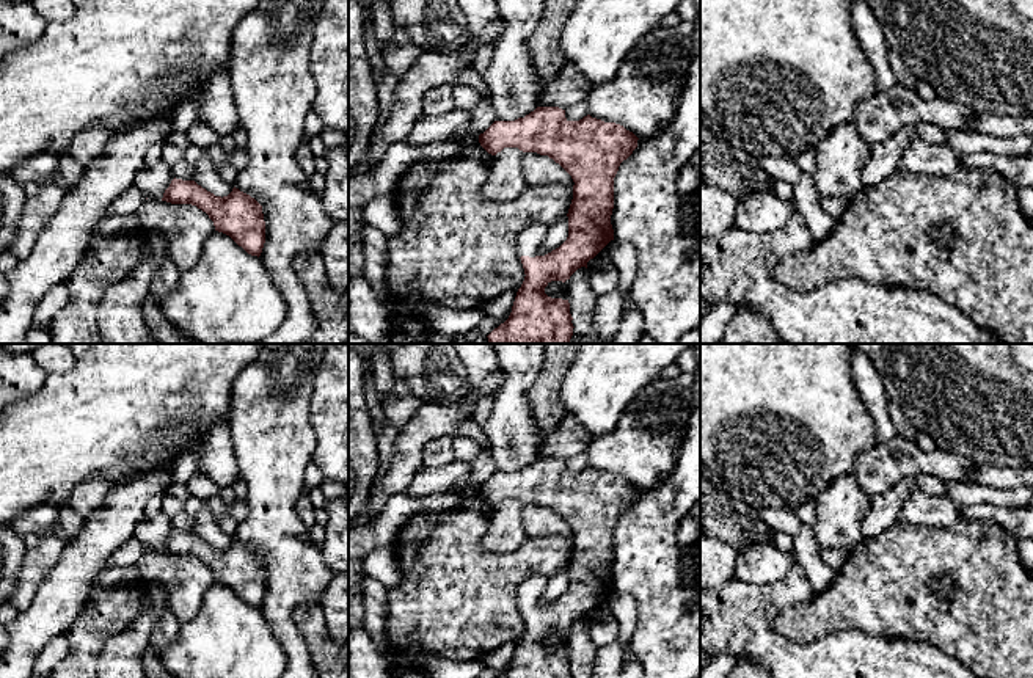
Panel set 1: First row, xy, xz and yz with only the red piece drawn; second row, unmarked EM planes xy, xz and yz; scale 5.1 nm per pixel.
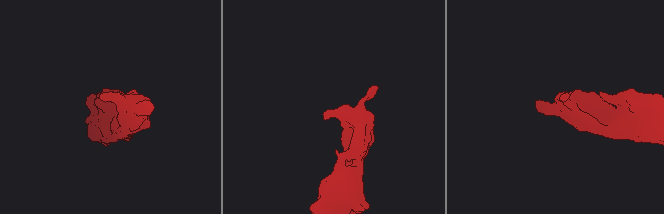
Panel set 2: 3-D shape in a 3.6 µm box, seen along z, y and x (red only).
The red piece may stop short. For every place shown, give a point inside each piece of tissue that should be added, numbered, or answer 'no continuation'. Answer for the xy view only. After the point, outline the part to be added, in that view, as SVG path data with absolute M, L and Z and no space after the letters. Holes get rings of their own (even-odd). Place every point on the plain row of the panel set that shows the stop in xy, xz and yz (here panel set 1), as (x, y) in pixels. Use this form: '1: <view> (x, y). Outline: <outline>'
no continuation

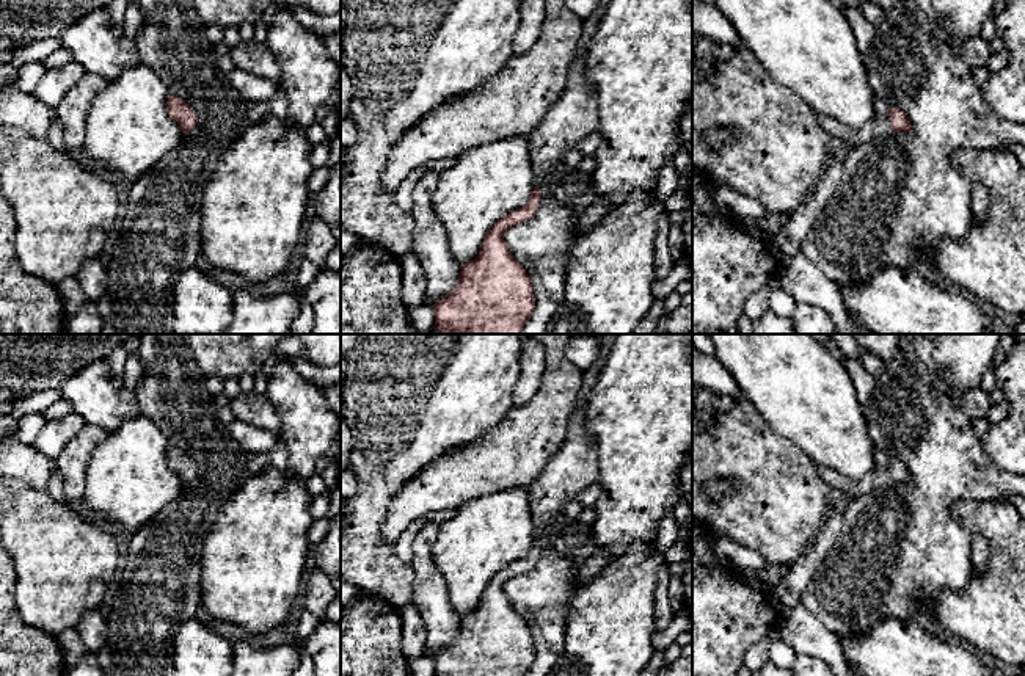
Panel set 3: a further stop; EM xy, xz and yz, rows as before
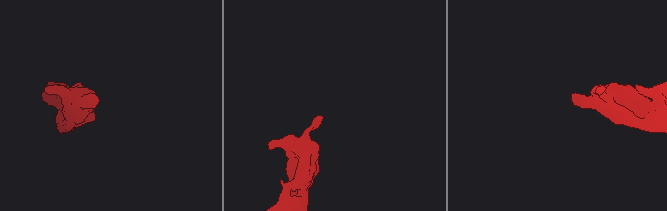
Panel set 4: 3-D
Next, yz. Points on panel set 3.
1: yz (879, 479). Outline: M876 450L876 467L871 474L859 478L849 480L846 475L829 469L816 466L819 478L827 483L833 491L843 491L854 499L865 496L871 491L884 489L893 485L893 478L888 471L890 455L882 450Z

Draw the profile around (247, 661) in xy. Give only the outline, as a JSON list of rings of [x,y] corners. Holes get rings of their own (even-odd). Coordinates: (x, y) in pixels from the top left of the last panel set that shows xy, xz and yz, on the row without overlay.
[[[237,641],[232,649],[229,676],[292,676],[300,662],[298,641],[273,648],[256,648],[246,641]]]

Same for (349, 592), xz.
[[[341,579],[341,605],[345,605],[359,598],[367,598],[367,596],[372,596],[372,594],[358,588],[356,585]]]

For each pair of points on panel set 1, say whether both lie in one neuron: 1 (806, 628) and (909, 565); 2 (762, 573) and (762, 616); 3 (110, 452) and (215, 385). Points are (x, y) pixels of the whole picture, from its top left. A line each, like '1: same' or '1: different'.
1: same
2: different
3: same

